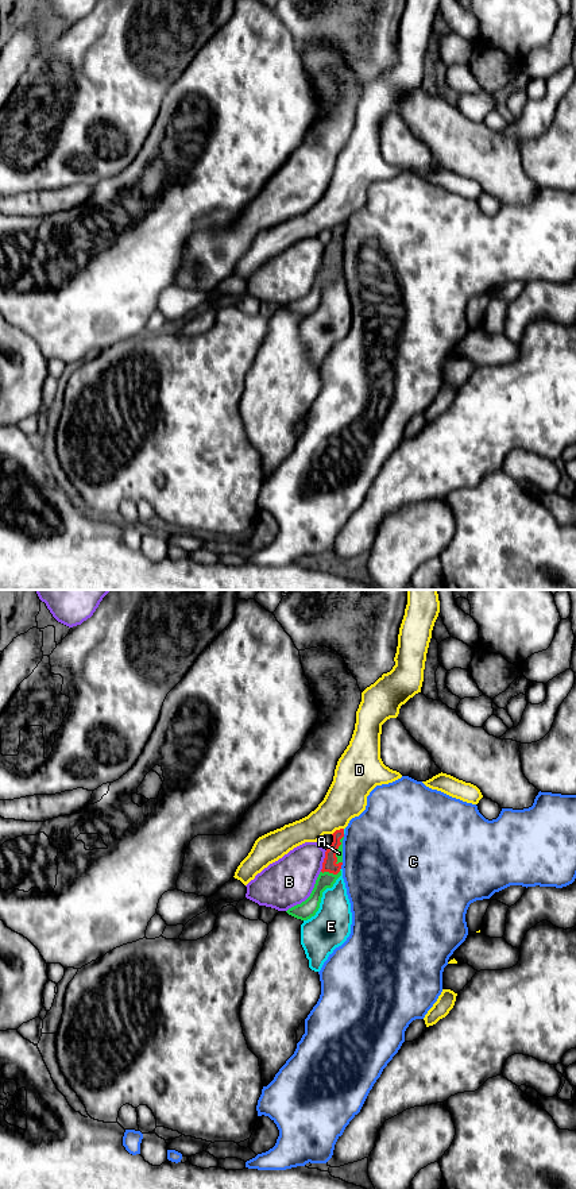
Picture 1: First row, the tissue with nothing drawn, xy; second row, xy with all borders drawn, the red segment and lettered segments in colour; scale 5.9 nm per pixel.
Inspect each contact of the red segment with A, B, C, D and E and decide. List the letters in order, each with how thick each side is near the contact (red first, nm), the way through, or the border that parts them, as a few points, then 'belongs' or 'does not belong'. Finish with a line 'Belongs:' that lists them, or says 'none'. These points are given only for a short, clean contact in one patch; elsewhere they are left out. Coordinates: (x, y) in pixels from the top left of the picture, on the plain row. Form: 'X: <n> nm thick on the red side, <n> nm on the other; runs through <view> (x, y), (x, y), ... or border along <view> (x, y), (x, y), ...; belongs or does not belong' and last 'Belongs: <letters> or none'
A: 80 nm thick on the red side, 50 nm on the other; belongs
B: 80 nm thick on the red side, 280 nm on the other; border along xy (327, 246), (320, 266); does not belong
C: 80 nm thick on the red side, 500 nm on the other; does not belong
D: 80 nm thick on the red side, 240 nm on the other; does not belong
E: 80 nm thick on the red side, 20 nm on the other; does not belong
Belongs: A

